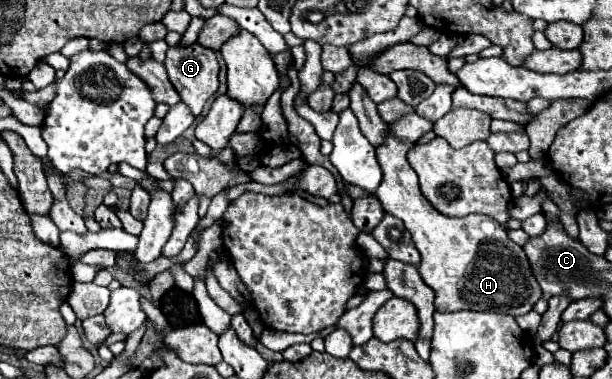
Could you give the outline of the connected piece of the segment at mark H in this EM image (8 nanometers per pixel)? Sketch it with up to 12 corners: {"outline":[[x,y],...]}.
{"outline":[[412,141],[376,147],[438,311],[528,313],[542,297],[492,217],[452,219],[420,193]]}

